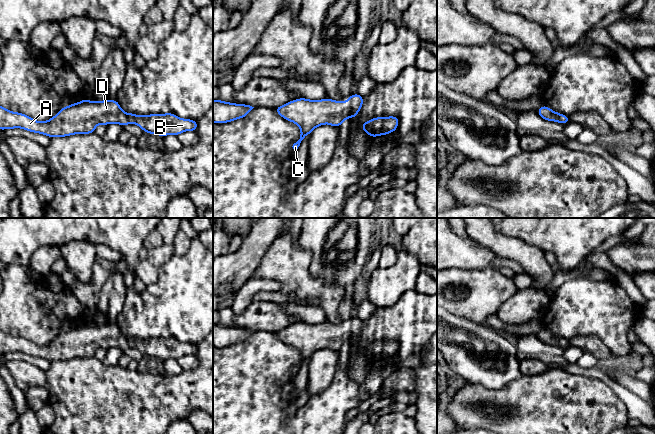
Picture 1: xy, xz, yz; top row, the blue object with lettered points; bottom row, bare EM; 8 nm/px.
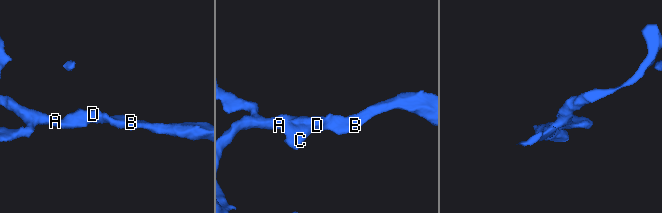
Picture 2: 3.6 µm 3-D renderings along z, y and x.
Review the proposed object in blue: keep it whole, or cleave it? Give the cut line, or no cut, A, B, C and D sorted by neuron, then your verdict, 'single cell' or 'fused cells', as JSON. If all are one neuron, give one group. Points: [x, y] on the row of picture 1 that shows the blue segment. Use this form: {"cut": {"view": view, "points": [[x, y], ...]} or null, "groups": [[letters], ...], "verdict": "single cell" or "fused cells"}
{"cut": null, "groups": [["A", "B", "C", "D"]], "verdict": "single cell"}

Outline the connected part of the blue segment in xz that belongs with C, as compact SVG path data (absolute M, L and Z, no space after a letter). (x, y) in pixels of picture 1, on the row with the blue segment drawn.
M358 93L350 95L346 102L329 98L322 100L299 98L274 108L274 110L282 118L299 126L300 139L292 146L297 151L301 141L316 127L330 124L339 128L344 120L350 117L356 118L363 102L364 98Z

